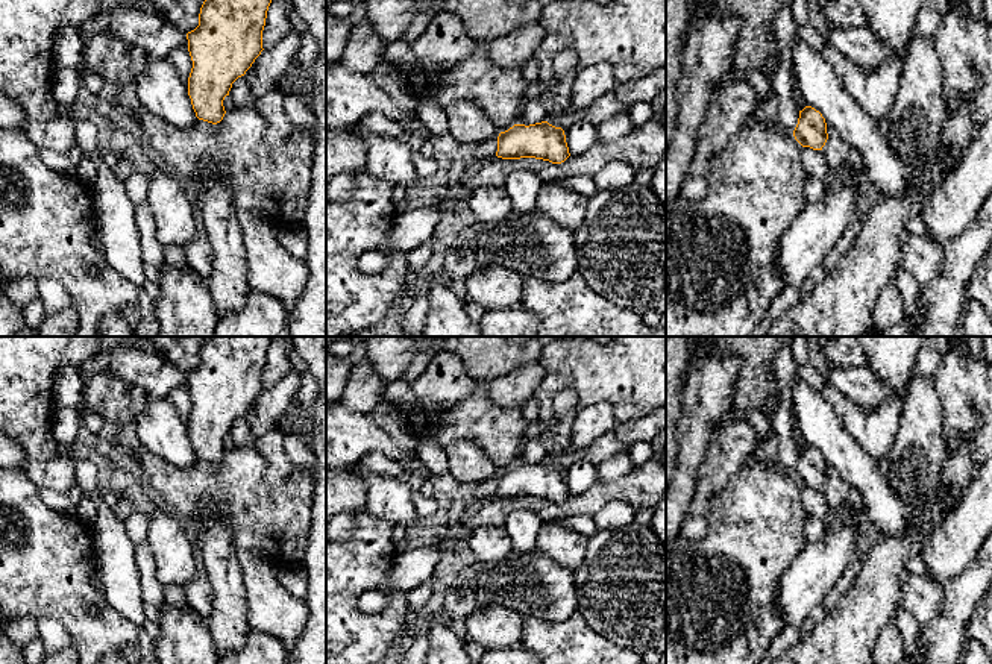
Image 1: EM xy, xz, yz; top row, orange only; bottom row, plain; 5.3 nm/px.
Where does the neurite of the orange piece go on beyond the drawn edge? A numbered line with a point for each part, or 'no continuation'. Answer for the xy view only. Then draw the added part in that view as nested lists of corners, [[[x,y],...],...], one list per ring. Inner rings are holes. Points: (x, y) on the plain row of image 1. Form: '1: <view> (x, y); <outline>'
no continuation

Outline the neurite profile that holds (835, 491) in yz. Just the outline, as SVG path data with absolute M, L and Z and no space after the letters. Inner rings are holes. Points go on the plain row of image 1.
M827 465L827 473L828 479L822 487L822 493L830 509L830 517L833 517L842 511L851 488L840 479L833 465Z

